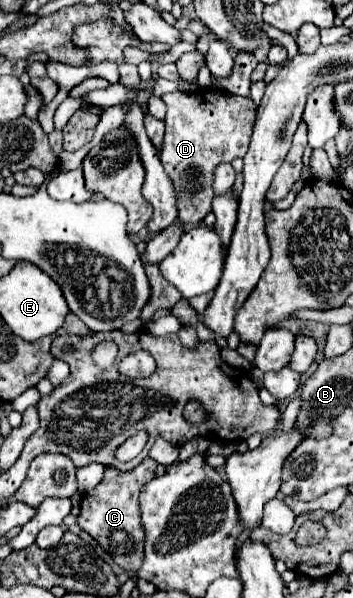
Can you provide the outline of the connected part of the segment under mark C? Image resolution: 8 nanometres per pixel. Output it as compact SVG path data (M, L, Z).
M144 459L136 469L132 471L118 471L108 467L104 471L104 479L98 483L98 487L94 487L92 491L88 491L82 499L80 505L80 515L78 515L78 525L90 533L102 549L106 549L114 563L118 563L122 569L126 571L138 571L138 567L142 565L142 547L144 547L144 531L142 531L142 517L140 517L140 503L138 503L138 495L142 491L142 487L154 479L162 475L162 465L156 463L154 459Z

